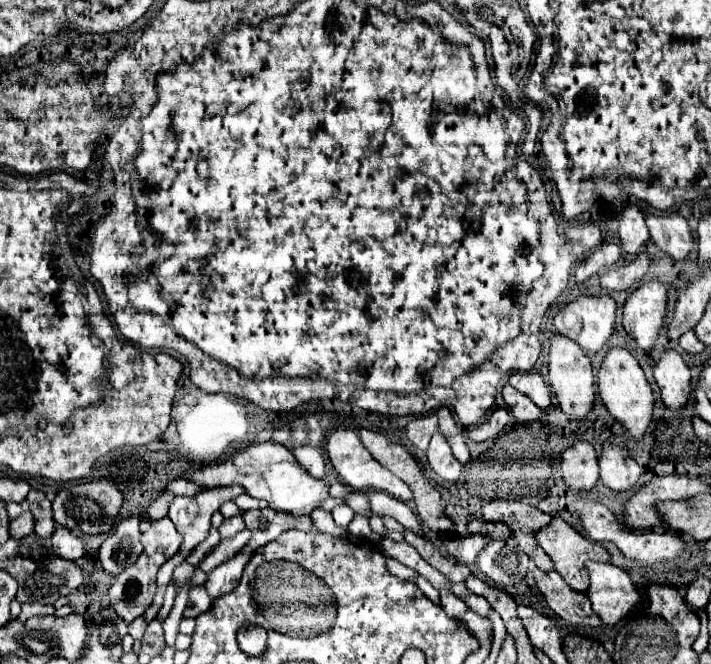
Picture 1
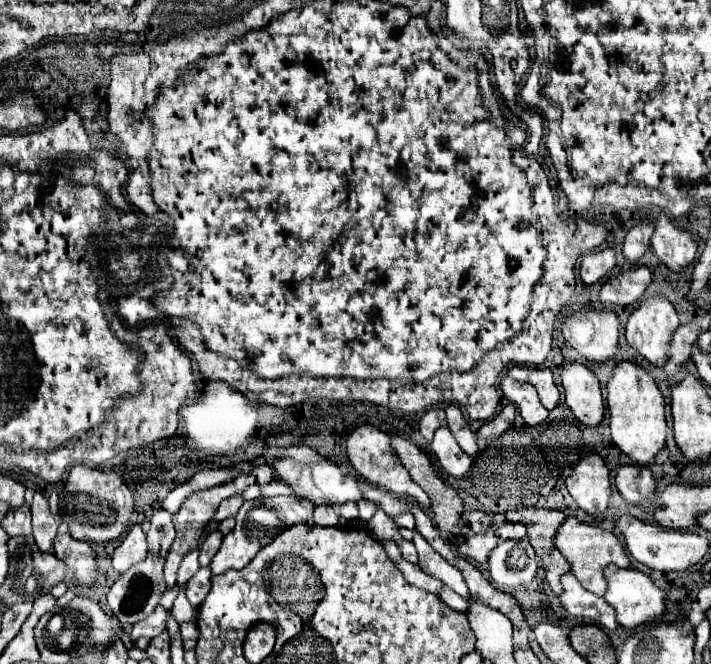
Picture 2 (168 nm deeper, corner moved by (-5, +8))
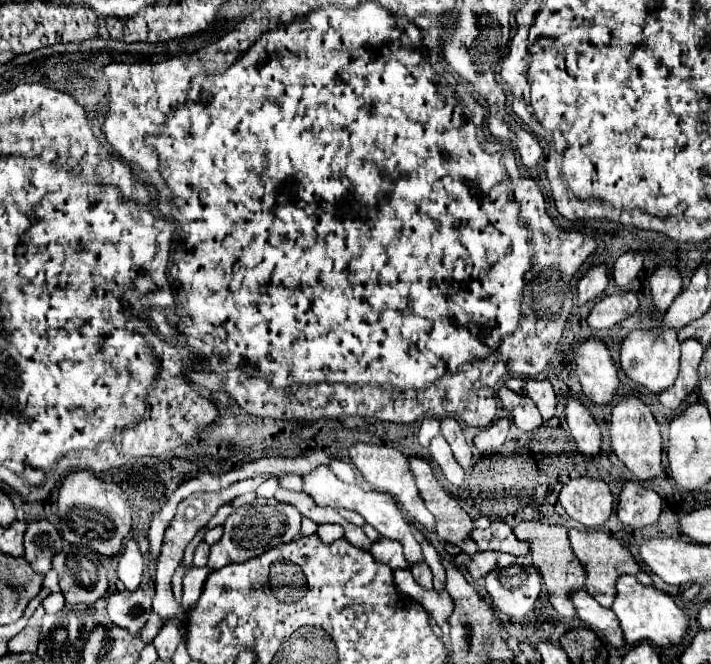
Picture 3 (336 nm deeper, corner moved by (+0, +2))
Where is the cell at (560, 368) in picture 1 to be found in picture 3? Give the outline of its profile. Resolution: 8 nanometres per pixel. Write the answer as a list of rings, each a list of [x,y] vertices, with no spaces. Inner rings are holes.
[[[569,397],[565,415],[567,415],[569,431],[577,443],[577,449],[583,455],[591,455],[591,457],[597,455],[601,451],[601,431],[593,413],[585,407],[581,399]]]

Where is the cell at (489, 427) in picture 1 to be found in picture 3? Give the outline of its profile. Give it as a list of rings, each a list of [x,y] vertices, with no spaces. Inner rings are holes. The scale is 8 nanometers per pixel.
[[[501,417],[497,419],[493,425],[489,425],[487,429],[481,429],[481,433],[473,439],[473,445],[481,451],[481,453],[491,453],[501,449],[501,445],[505,443],[509,433],[509,419]]]

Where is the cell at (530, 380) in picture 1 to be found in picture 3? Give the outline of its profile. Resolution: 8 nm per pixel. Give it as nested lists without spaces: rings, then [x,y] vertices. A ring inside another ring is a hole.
[[[535,385],[535,387],[533,387],[533,391],[531,391],[529,395],[531,395],[531,399],[535,401],[535,405],[539,407],[539,411],[541,411],[543,419],[545,419],[545,421],[549,421],[549,419],[555,415],[555,405],[557,405],[555,393],[547,393],[547,391],[543,391],[543,387],[541,387],[541,385]]]

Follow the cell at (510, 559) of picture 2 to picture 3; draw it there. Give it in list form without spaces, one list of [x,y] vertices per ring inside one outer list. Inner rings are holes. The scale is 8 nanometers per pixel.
[[[501,553],[497,559],[497,565],[493,571],[487,573],[485,577],[485,589],[493,599],[493,605],[505,613],[511,619],[521,619],[527,611],[533,609],[539,591],[541,591],[541,575],[537,573],[533,561],[529,555],[523,557],[515,557],[509,553]]]

